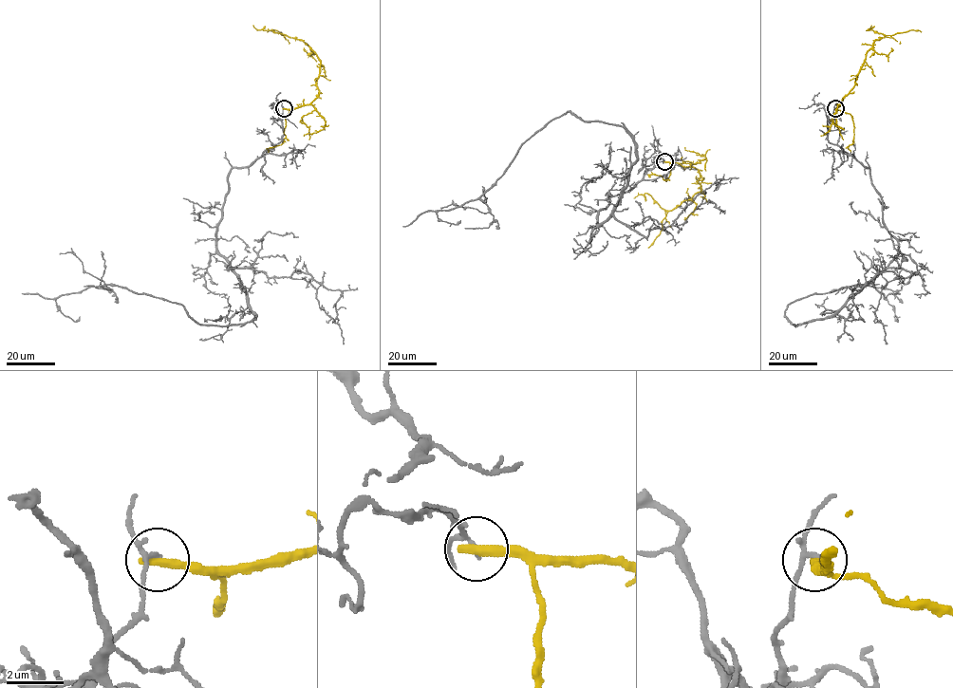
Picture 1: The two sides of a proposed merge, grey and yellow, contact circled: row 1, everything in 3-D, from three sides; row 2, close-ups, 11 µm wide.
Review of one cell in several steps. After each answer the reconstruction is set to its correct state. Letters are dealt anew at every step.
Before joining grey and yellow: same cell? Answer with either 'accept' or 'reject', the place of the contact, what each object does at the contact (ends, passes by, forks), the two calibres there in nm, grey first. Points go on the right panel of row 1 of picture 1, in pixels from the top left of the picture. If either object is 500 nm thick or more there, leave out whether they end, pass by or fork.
reject | (835, 108) | grey passes by | yellow ends | 130/400 nm

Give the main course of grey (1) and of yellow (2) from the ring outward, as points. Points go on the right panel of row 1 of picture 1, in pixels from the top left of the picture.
1: (835, 108), (828, 140), (868, 167), (898, 253), (831, 317), (785, 314), (861, 284), (893, 316)
2: (835, 108), (854, 84), (866, 53), (874, 41), (910, 29), (921, 31)

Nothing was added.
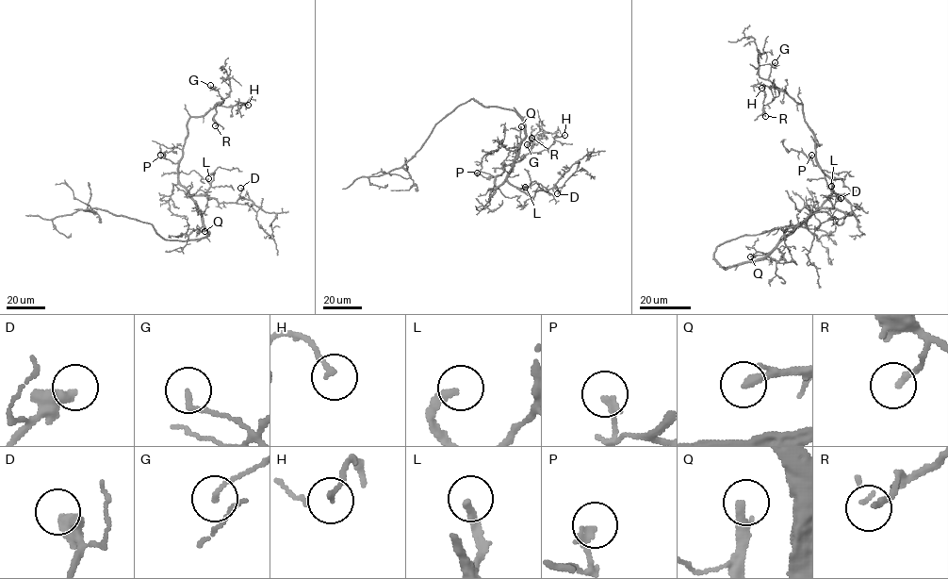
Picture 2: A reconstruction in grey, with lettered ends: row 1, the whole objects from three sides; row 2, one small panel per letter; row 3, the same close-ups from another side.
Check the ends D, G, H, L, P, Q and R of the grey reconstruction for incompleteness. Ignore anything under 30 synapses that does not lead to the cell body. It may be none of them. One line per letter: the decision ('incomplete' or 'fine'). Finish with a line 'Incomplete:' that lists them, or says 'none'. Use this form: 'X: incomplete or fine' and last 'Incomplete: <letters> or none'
D: fine
G: fine
H: fine
L: incomplete
P: fine
Q: incomplete
R: fine
Incomplete: L, Q

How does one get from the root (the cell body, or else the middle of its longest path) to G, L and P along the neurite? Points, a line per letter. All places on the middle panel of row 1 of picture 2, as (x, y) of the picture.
G: (523, 139), (513, 170), (495, 188), (495, 178), (504, 172), (504, 166), (519, 161), (539, 140), (527, 144)
L: (523, 139), (507, 180), (518, 188), (525, 187)
P: (523, 139), (513, 170), (497, 188), (494, 176), (480, 171), (477, 173)

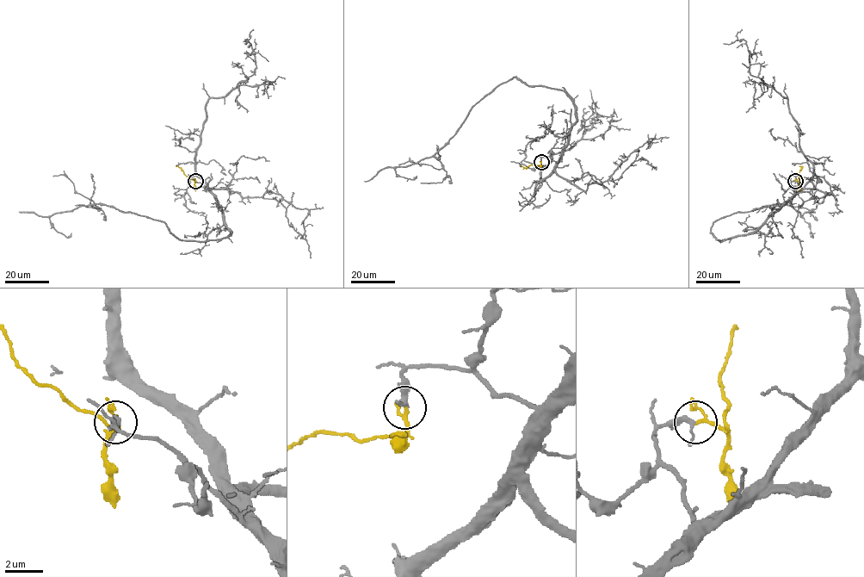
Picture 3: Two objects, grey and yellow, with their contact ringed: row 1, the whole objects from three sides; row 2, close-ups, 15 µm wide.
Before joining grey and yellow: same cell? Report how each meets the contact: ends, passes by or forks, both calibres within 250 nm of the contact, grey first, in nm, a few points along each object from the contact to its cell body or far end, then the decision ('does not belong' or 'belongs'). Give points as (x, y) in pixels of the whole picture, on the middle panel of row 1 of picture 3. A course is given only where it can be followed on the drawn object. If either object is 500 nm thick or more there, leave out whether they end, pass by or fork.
grey passes by; yellow passes by; 240 nm thick on the grey side, 150 nm on the other; grey runs (540, 162), (559, 158), (573, 101), (514, 77), (430, 157), (396, 168), (416, 176); yellow runs (540, 162), (540, 164), (525, 168), (521, 165); belongs

